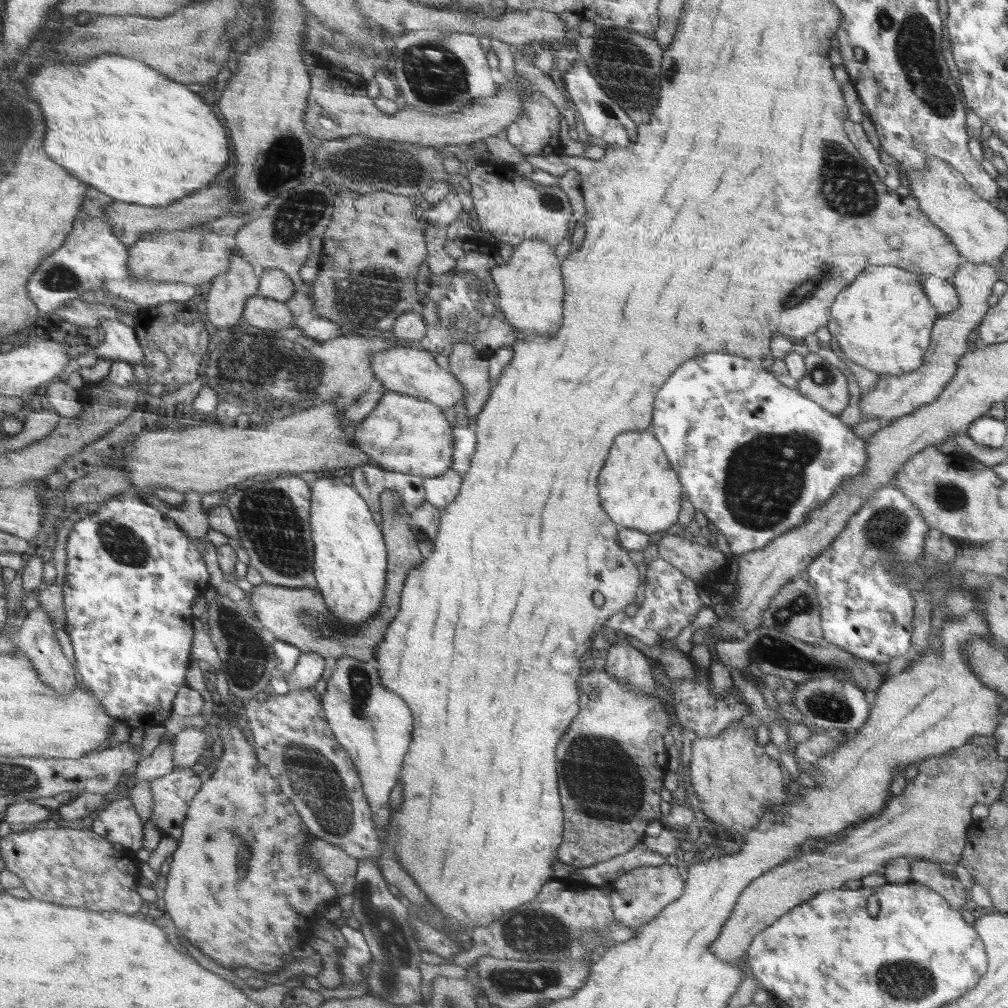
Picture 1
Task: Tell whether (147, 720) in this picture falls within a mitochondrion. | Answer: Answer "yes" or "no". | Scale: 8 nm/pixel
no

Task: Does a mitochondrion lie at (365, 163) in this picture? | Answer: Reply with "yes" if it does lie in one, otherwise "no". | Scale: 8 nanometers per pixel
yes

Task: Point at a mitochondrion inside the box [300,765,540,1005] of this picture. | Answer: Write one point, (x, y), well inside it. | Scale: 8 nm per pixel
(396, 955)

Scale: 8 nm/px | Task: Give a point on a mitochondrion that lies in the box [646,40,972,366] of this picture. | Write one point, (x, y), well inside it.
(842, 177)

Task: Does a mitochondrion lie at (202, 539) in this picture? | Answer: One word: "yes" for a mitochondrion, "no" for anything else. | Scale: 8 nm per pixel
no

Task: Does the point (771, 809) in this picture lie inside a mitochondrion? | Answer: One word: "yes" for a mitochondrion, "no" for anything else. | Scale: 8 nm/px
no

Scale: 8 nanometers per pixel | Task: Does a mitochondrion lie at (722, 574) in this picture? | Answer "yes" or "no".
no

